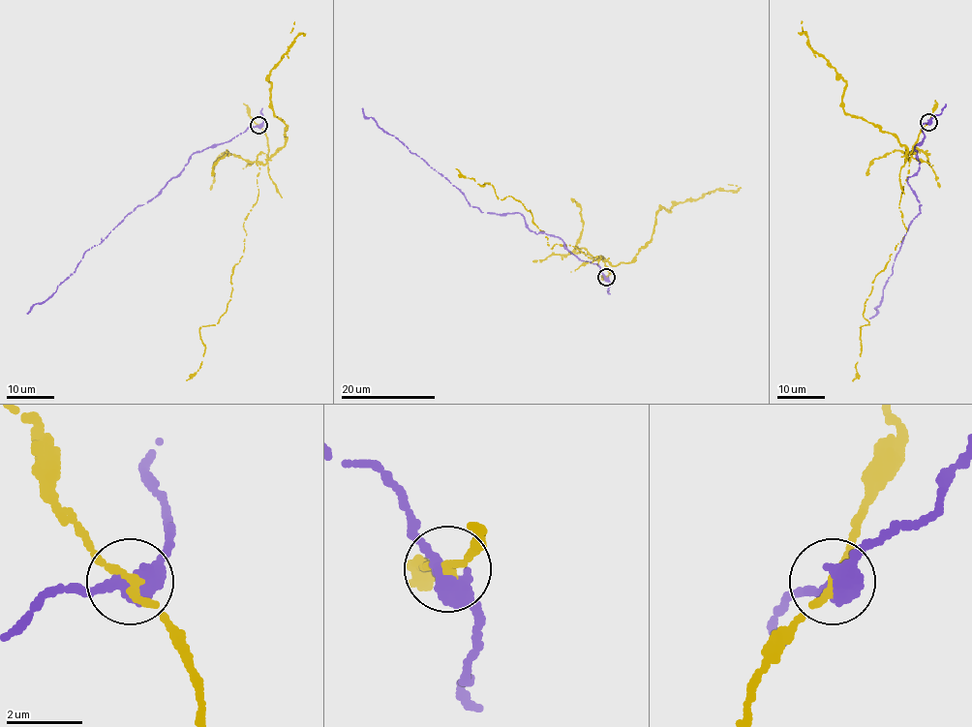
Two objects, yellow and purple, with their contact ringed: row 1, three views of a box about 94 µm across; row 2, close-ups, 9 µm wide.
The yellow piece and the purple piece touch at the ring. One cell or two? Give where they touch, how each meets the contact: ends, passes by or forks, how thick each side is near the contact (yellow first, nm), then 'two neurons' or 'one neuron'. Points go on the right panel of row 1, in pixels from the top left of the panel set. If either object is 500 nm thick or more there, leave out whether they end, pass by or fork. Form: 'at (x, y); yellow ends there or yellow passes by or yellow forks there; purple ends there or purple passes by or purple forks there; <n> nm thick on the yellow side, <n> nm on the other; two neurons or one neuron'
at (928, 122); yellow passes by; purple passes by; 240 nm thick on the yellow side, 360 nm on the other; two neurons

